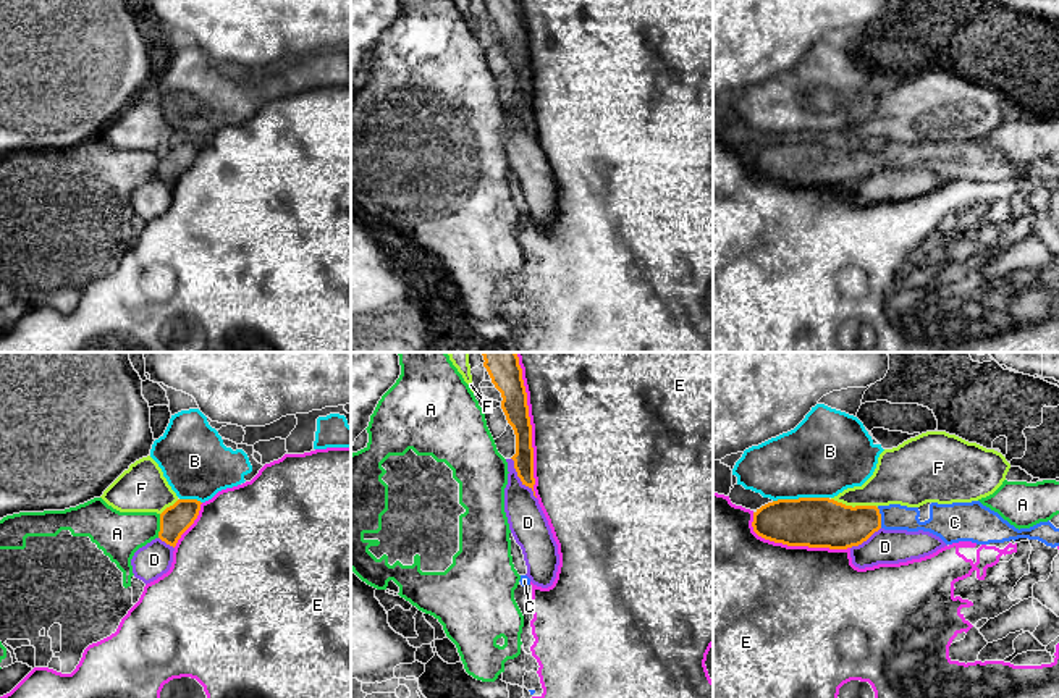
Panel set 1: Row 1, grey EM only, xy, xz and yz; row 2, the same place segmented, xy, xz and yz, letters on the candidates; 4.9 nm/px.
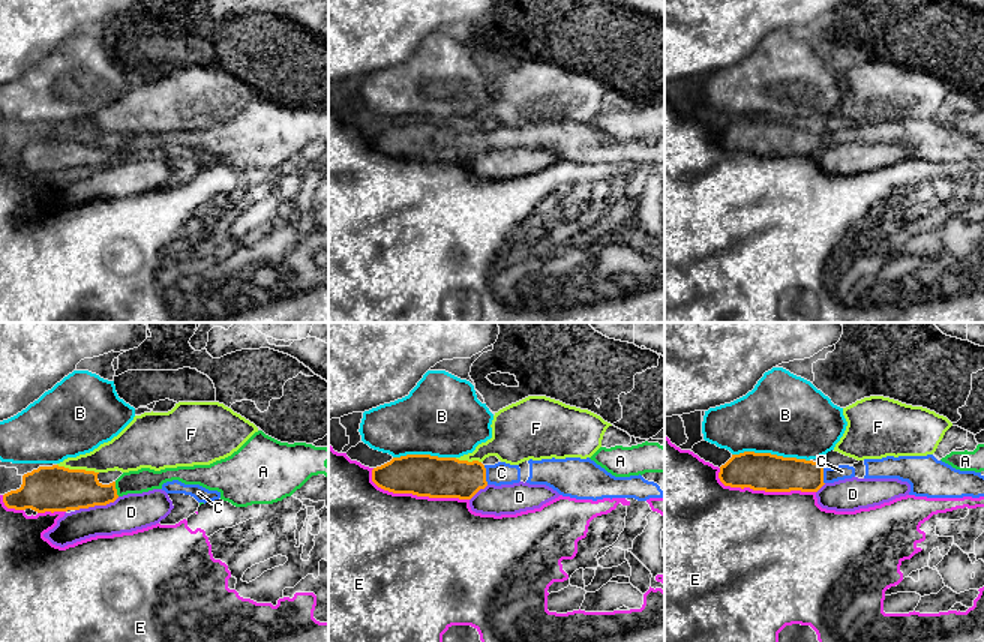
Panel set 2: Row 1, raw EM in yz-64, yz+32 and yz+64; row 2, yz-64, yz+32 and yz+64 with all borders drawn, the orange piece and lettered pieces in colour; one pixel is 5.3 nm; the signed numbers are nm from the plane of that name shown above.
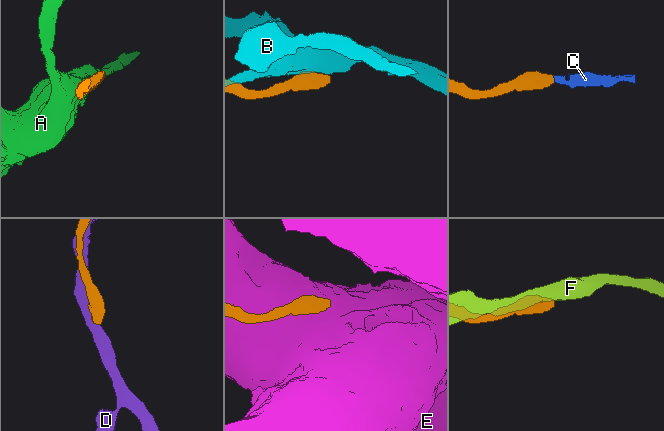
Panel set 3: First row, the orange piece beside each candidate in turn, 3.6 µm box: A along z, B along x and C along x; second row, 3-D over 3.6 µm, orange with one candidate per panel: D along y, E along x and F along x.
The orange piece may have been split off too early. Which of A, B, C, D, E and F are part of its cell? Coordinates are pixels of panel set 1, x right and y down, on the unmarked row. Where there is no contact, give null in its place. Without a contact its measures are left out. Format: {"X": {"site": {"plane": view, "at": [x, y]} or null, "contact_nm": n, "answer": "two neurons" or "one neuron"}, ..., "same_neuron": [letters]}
{"A": {"site": {"plane": "xy", "at": [160, 163]}, "contact_nm": 120, "answer": "two neurons"}, "B": {"site": {"plane": "yz", "at": [801, 136]}, "contact_nm": 280, "answer": "two neurons"}, "C": {"site": {"plane": "yz", "at": [880, 155]}, "contact_nm": 110, "answer": "one neuron"}, "D": {"site": {"plane": "xz", "at": [519, 115]}, "contact_nm": 240, "answer": "two neurons"}, "E": {"site": {"plane": "xz", "at": [531, 68]}, "contact_nm": 700, "answer": "two neurons"}, "F": {"site": {"plane": "yz", "at": [856, 144]}, "contact_nm": 240, "answer": "two neurons"}, "same_neuron": ["C"]}

